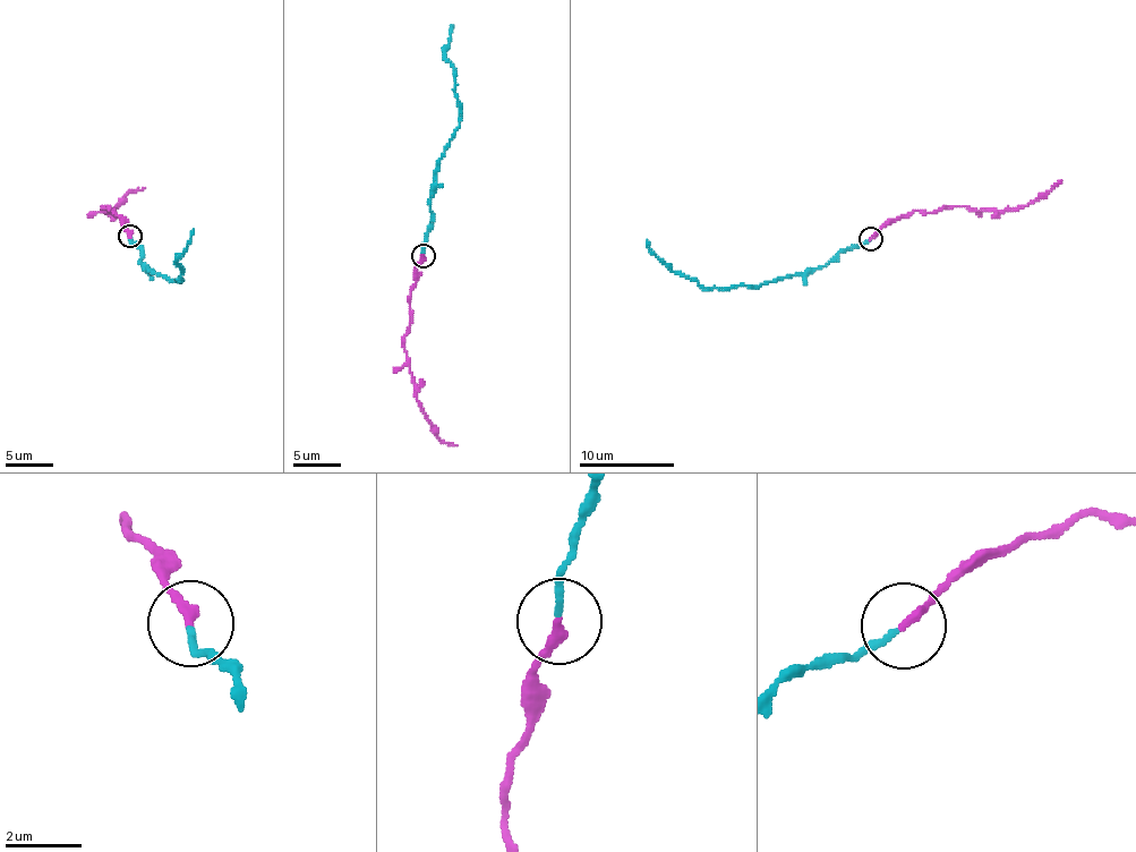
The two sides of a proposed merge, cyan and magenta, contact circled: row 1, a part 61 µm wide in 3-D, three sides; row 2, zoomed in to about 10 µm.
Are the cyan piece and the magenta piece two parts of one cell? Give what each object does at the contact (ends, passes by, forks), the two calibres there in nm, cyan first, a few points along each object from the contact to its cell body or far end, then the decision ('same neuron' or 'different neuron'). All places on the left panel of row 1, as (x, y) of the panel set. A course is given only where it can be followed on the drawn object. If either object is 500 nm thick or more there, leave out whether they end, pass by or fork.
cyan ends | magenta ends | 170/240 nm | cyan via (130, 238), (145, 267), (178, 280), (178, 261), (193, 229) | magenta via (130, 235), (114, 209), (111, 212), (104, 206), (105, 213), (129, 193), (145, 188) | same neuron

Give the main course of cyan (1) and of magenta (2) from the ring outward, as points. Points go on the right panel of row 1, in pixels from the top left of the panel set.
1: (870, 240), (847, 247), (823, 266), (803, 273), (748, 286), (702, 288), (671, 271), (647, 239)
2: (870, 238), (915, 211), (937, 213), (948, 206), (1008, 211), (1043, 196), (1061, 180)

